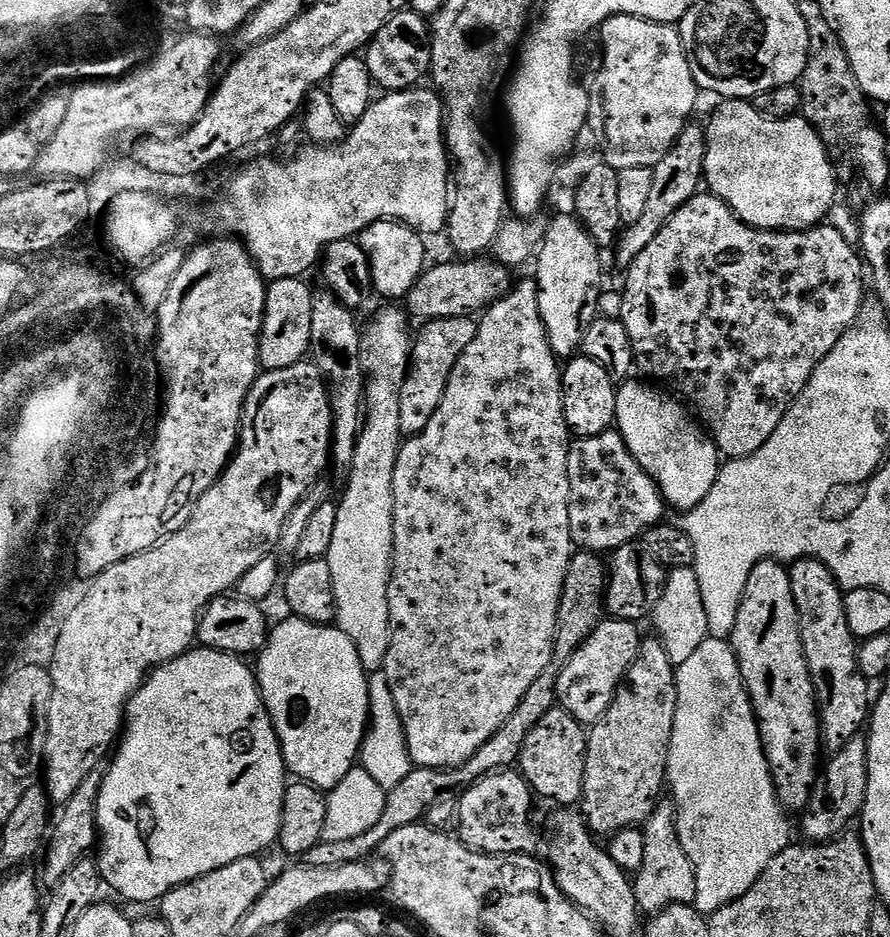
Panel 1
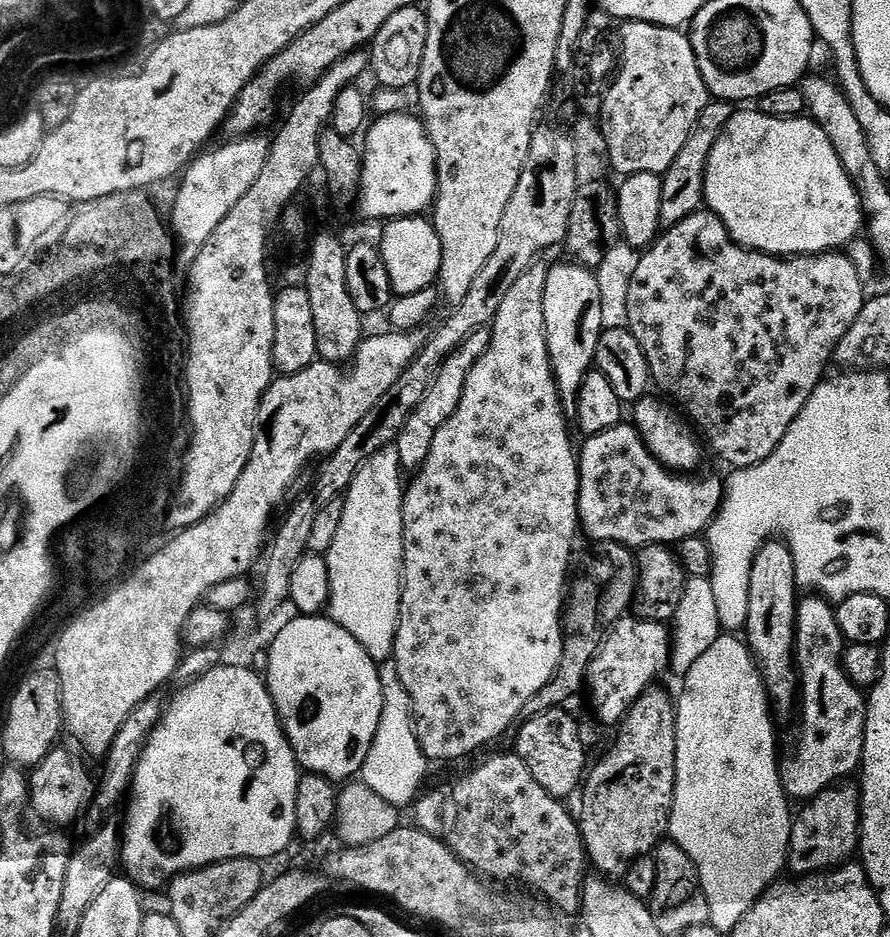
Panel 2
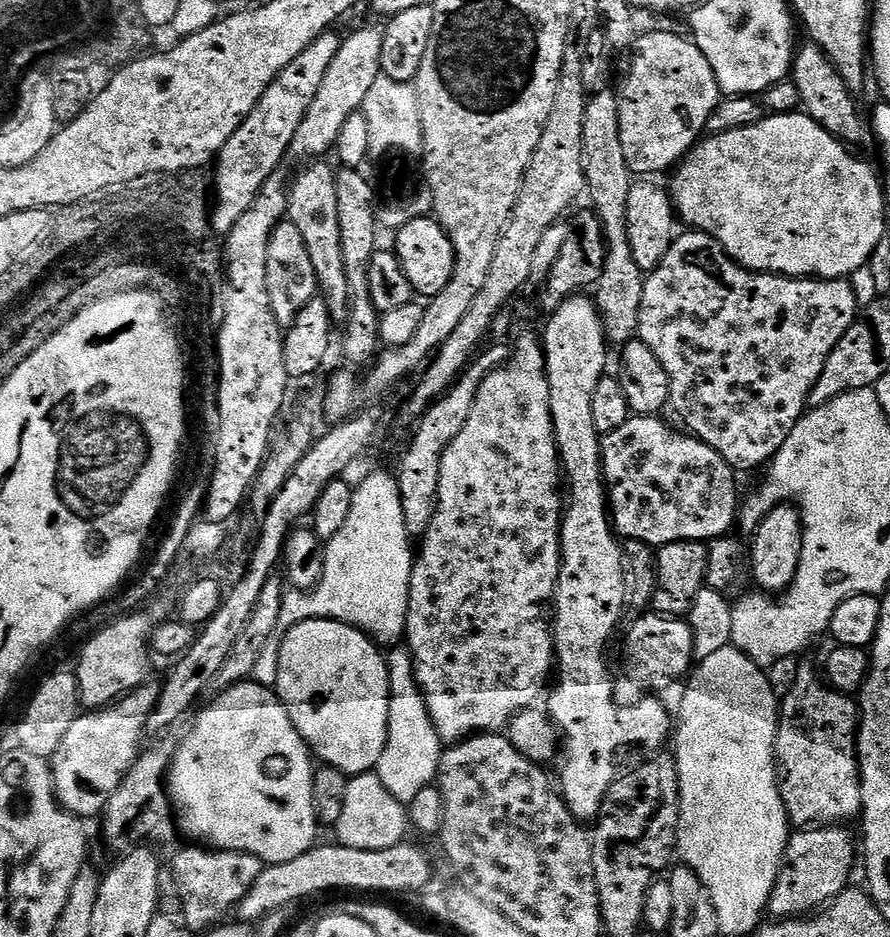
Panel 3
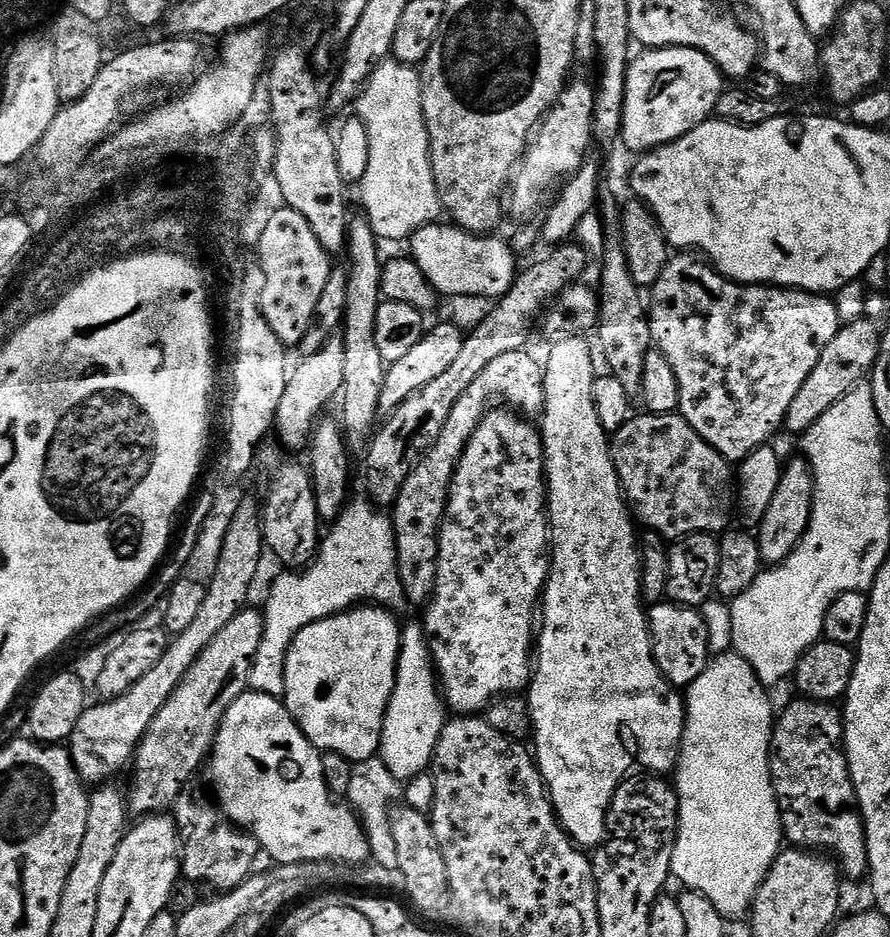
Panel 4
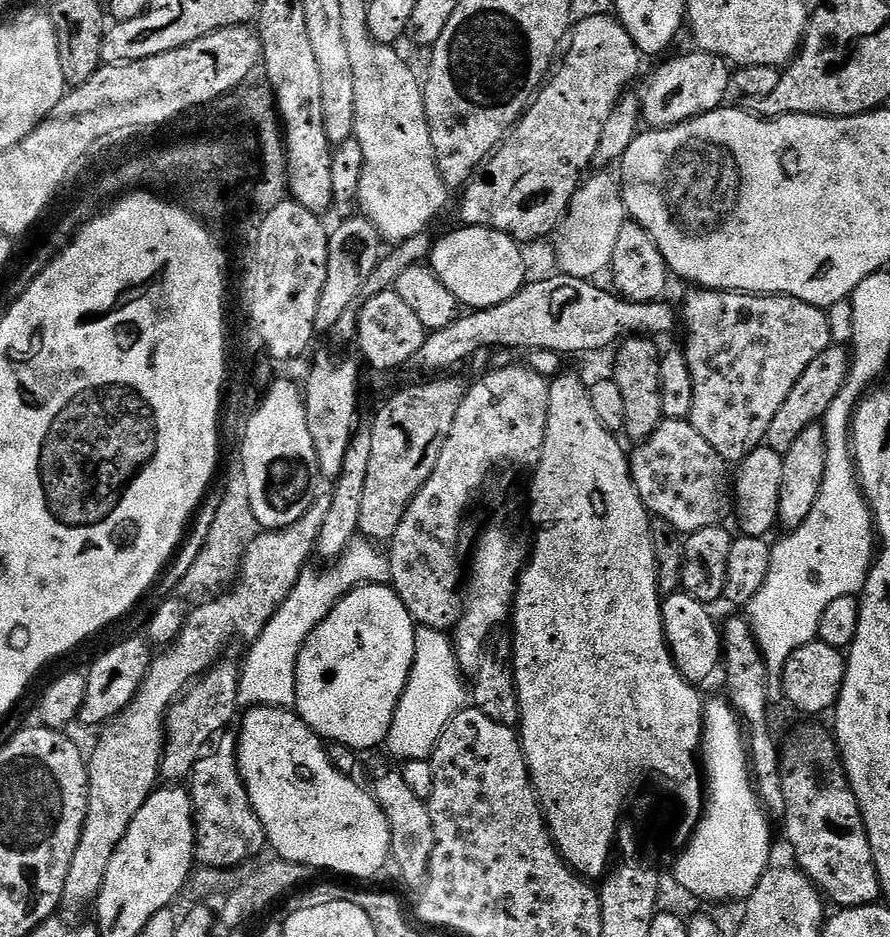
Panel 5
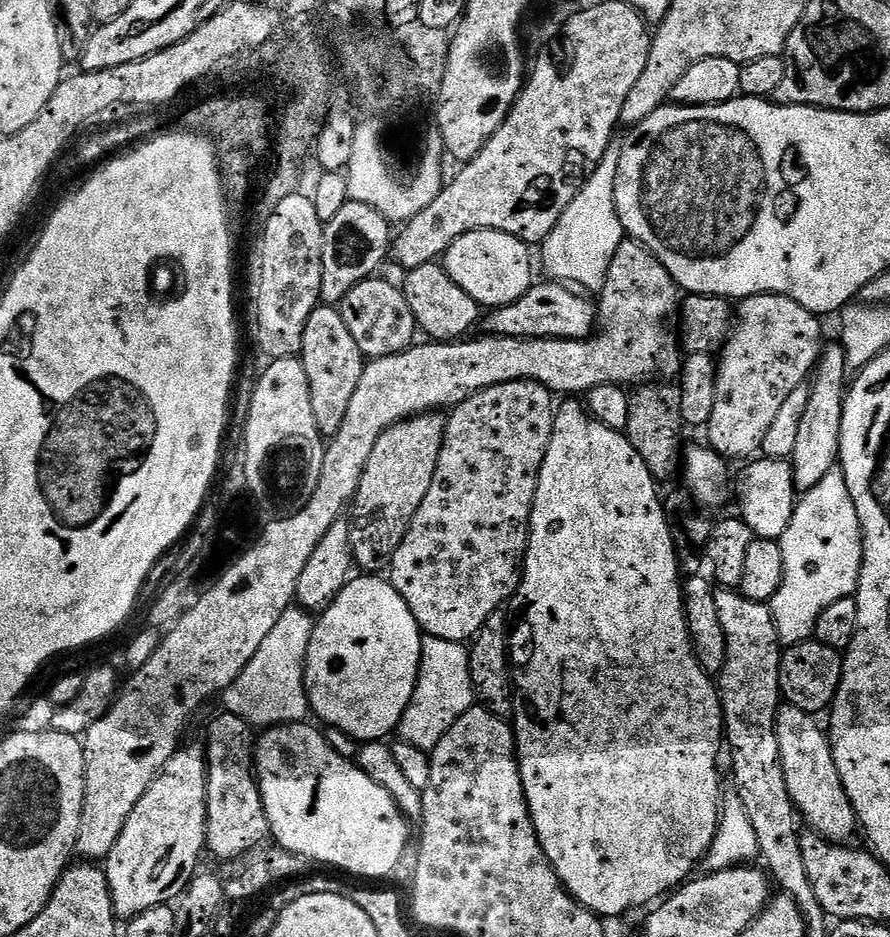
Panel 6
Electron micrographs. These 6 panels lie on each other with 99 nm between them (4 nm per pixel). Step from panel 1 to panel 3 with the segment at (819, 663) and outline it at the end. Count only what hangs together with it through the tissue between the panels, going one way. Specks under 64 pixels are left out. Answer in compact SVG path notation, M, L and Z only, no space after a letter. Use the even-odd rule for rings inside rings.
M804 664L801 666L800 669L796 672L796 681L792 684L792 689L789 690L788 693L783 693L782 699L779 701L778 704L778 723L776 726L776 785L780 788L780 797L782 798L782 802L784 803L784 809L786 810L786 814L788 815L789 821L793 825L796 826L840 826L843 825L845 822L844 820L852 820L861 815L860 807L862 806L862 794L860 793L860 761L858 759L858 704L855 699L849 693L846 692L839 692L837 688L832 687L831 684L825 682L822 679L821 673L819 671L816 672L814 669L811 668L810 665Z

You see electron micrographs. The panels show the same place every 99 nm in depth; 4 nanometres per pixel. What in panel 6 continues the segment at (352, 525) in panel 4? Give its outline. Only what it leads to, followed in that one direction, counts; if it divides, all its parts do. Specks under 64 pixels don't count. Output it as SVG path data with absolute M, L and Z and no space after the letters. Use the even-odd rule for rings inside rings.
M299 606L289 608L280 625L254 654L248 669L223 693L222 701L229 713L251 724L253 729L267 730L277 726L299 725L310 716L306 687L306 661L312 641L314 620Z

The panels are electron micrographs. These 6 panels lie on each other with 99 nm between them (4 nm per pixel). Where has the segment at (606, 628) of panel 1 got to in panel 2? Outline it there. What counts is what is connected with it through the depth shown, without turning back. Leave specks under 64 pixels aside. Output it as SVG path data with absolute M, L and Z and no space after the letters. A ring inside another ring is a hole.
M625 614L604 640L599 641L596 656L590 662L586 677L586 693L592 699L592 708L604 724L619 725L628 713L628 707L648 690L669 667L672 636L667 623L659 620L641 620L635 614Z

